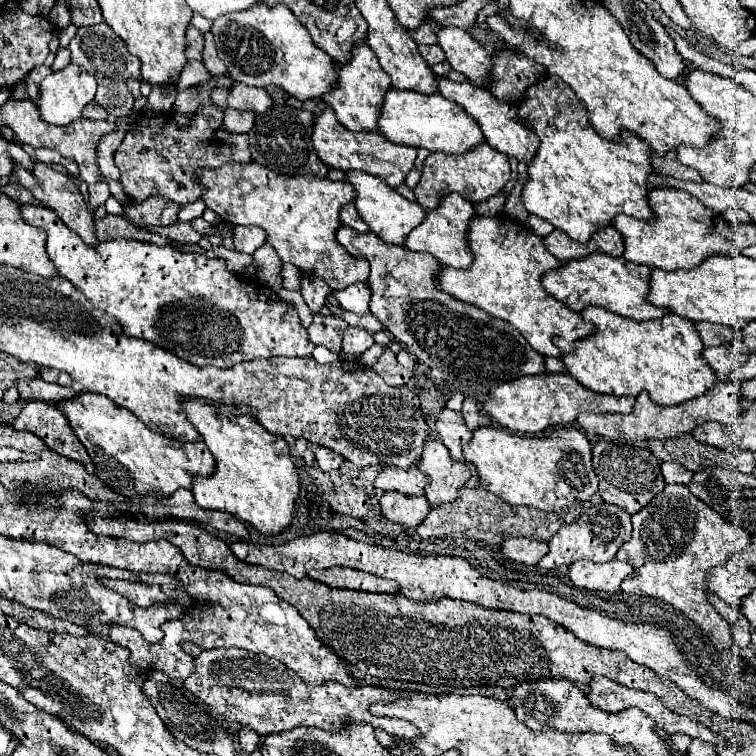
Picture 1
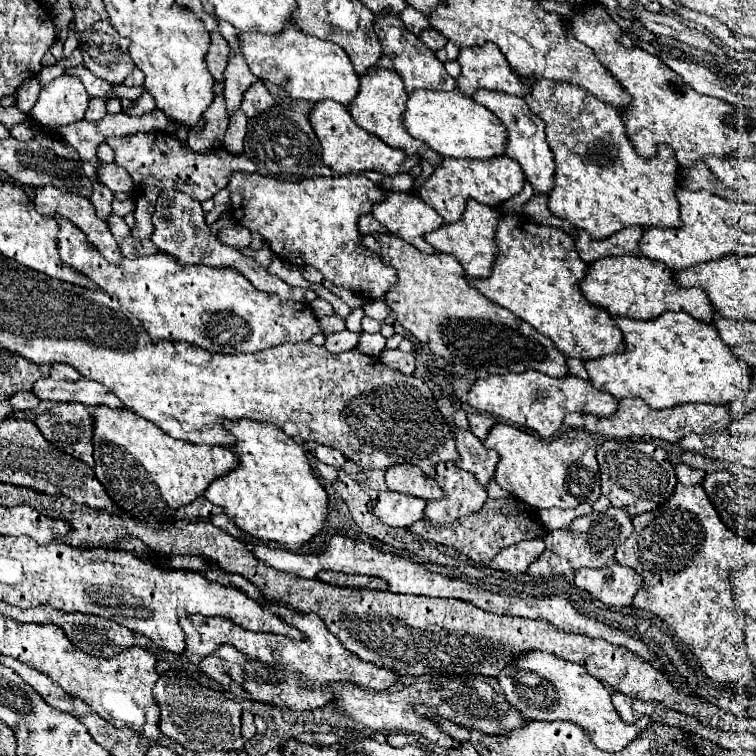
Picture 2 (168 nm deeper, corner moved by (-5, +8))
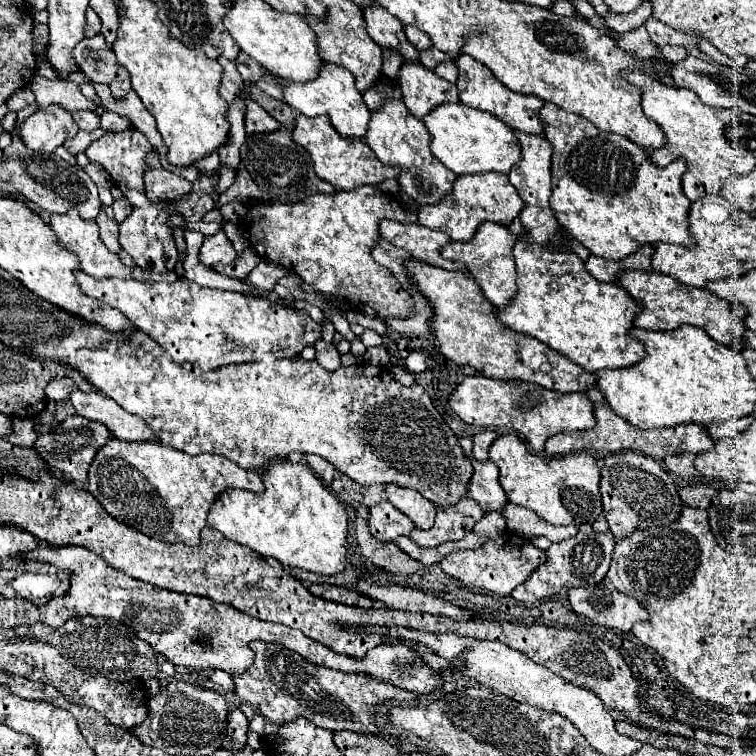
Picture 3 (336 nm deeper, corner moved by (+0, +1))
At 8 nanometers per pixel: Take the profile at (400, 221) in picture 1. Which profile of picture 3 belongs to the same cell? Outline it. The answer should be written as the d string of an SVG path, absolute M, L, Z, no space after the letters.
M381 221L379 225L381 237L389 243L393 243L395 247L401 247L405 251L409 251L409 255L413 259L419 259L427 265L433 267L441 267L441 269L451 269L451 271L467 271L467 267L463 263L455 263L455 261L447 261L441 257L441 249L443 245L451 243L451 239L443 233L443 231L433 231L427 229L419 223L397 223L397 221Z

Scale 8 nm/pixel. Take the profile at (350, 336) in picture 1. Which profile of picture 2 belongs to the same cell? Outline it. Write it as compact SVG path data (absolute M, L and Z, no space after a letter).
M342 330L336 334L328 334L326 336L326 350L332 354L340 354L340 352L348 352L352 348L356 348L360 340L360 332L350 332L350 330Z

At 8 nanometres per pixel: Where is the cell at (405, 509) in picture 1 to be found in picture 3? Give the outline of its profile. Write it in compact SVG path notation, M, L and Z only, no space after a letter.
M389 501L369 507L369 529L379 541L395 541L399 535L409 535L415 525L407 515L395 509Z

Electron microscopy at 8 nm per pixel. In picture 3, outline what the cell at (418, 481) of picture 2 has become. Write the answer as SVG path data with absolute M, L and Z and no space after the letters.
M387 485L385 491L387 491L389 501L399 511L403 511L415 523L417 529L427 531L427 529L433 527L437 507L431 505L431 501L423 499L423 495L419 495L413 489L403 489L403 487L397 487L397 485Z

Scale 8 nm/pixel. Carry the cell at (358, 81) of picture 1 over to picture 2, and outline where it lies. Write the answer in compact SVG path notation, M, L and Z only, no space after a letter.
M374 64L366 74L360 76L360 90L356 94L356 100L352 100L352 104L348 106L348 112L350 112L350 116L354 118L354 122L360 128L368 130L370 134L376 134L388 146L402 148L404 152L410 152L410 154L420 154L422 158L428 158L432 162L432 166L438 166L442 162L440 154L436 154L434 150L430 150L424 142L414 140L404 130L402 112L406 110L406 98L408 98L408 94L404 90L404 84L402 84L398 72L388 70L388 68L380 68L380 66Z

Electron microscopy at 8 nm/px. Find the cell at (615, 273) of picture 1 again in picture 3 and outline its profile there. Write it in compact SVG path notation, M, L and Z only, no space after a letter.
M623 271L623 275L619 275L619 285L643 305L641 313L635 319L635 327L653 331L673 331L681 325L695 325L701 327L711 339L727 347L731 347L731 343L739 343L739 339L743 339L743 331L747 329L747 325L743 323L747 311L743 307L735 307L733 303L719 299L707 289L687 287L671 275L655 271Z

